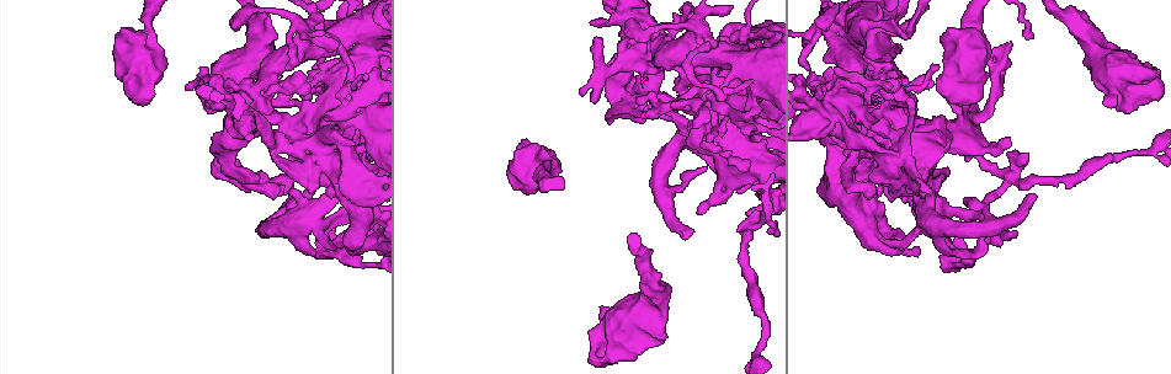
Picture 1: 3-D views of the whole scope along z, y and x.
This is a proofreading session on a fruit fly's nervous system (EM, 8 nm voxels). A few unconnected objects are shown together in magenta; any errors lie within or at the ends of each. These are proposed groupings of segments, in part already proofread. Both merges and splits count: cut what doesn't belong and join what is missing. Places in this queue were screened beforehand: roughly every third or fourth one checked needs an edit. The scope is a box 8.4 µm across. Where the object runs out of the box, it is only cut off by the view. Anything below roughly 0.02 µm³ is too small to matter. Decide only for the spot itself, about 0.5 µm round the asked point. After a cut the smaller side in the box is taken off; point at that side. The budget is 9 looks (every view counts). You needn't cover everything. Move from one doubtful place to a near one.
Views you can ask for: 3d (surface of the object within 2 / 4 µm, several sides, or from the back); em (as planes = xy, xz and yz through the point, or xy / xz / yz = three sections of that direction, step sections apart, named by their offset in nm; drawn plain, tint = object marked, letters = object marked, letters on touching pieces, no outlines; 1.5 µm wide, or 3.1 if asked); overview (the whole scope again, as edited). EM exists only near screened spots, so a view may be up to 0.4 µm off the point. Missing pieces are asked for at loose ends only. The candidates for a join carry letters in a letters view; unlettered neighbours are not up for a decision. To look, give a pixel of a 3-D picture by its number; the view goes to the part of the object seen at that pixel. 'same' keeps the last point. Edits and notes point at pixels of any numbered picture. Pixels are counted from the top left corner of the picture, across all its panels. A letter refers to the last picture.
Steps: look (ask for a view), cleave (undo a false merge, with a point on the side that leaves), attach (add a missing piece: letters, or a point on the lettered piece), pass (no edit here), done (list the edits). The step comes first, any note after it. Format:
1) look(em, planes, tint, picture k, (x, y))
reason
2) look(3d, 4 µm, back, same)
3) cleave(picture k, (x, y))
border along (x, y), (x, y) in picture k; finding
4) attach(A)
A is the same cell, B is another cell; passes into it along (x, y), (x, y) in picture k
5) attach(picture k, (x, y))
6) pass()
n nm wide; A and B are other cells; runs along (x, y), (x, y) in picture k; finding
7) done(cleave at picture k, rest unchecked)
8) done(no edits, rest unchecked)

look(3d, 2 µm, back, picture 1, (1034, 195))
branch stops here

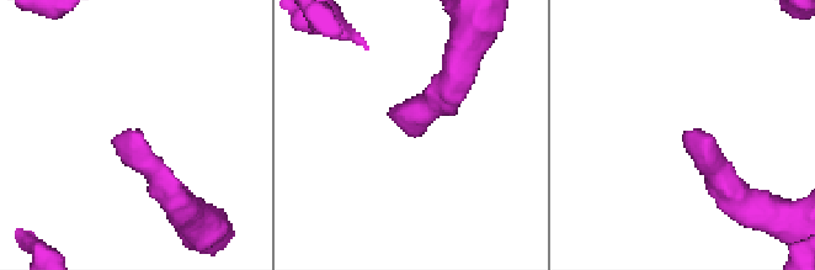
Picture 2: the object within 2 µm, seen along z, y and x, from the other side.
look(em, xz, step 4, tint, picture 2, (401, 128))
shape alone is not enough

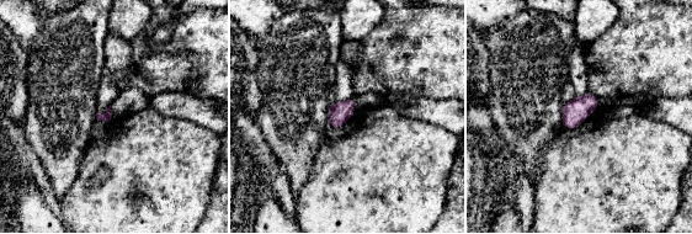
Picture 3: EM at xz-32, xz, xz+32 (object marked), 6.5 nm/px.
look(em, planes, letters, same)
cut it another way

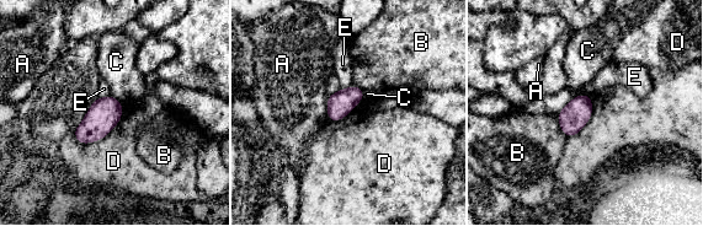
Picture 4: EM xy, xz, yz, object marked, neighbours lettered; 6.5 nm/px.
pass()
D touches over 400 nm; A, B, C, D and E are other cells; border along (122, 102), (107, 134), (75, 140) in picture 4; no lettered piece goes on from it

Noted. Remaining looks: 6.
look(3d, 4 µm, picture 1, (744, 117))
touches itself

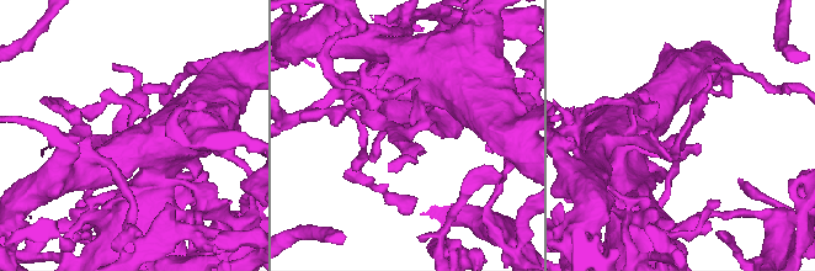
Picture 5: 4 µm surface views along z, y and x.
look(em, planes, plain, picture 5, (406, 139))

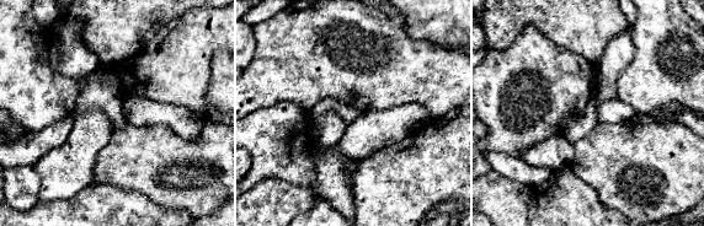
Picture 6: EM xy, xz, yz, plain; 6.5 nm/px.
look(em, planes, letters, same)
see the neighbours

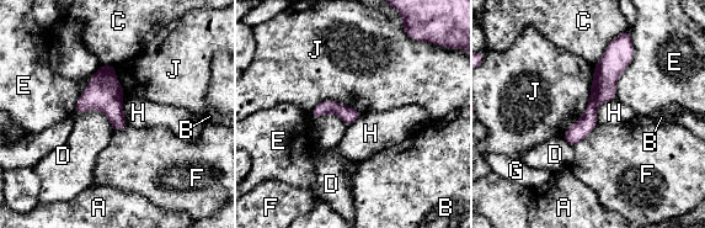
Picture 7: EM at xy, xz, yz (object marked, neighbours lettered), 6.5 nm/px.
pass()
A, B, C, D, E, F, G, H and J are other cells; one neuron here

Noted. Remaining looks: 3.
look(3d, 2 µm, picture 1, (930, 186))
thick turns thin

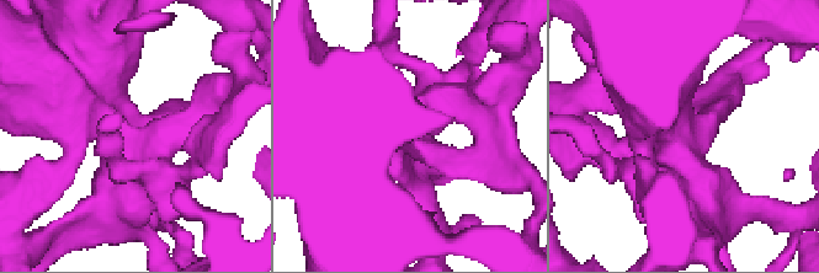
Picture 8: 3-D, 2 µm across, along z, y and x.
look(em, xy, step 4, letters, picture 8, (126, 140))

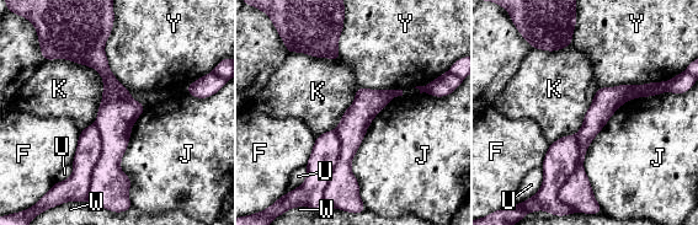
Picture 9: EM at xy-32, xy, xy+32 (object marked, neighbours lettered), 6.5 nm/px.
pass()
F, J, K, U, W and Y are other cells; border along (72, 165), (73, 172), (57, 182) in picture 9; continuous, no second neuron

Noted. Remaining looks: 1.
done(no edits, rest unchecked)

